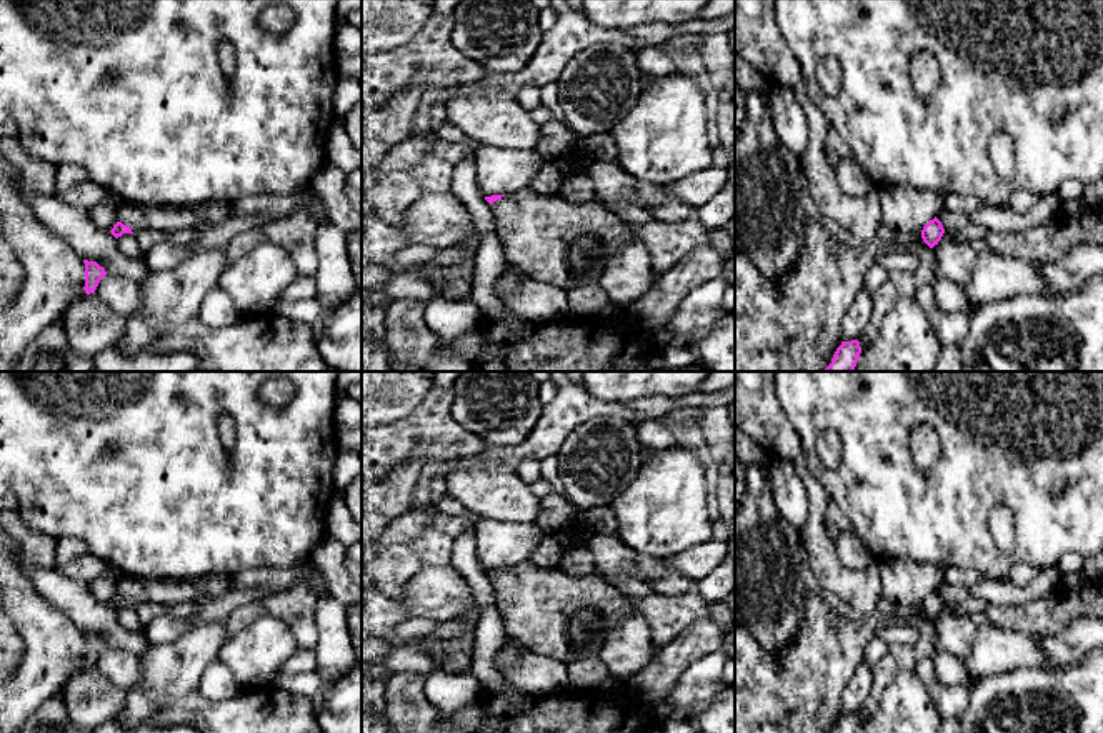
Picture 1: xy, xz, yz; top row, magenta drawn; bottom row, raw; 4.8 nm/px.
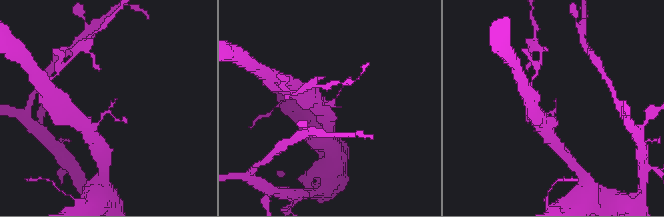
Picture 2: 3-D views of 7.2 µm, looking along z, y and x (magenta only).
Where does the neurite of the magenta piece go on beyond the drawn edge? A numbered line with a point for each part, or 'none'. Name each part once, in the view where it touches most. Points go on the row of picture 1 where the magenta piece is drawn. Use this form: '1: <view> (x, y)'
1: xy (139, 217)

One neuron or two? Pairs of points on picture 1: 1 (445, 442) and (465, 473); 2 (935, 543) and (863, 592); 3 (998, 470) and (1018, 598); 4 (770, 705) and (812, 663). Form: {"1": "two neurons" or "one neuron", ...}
{"1": "two neurons", "2": "two neurons", "3": "two neurons", "4": "one neuron"}

